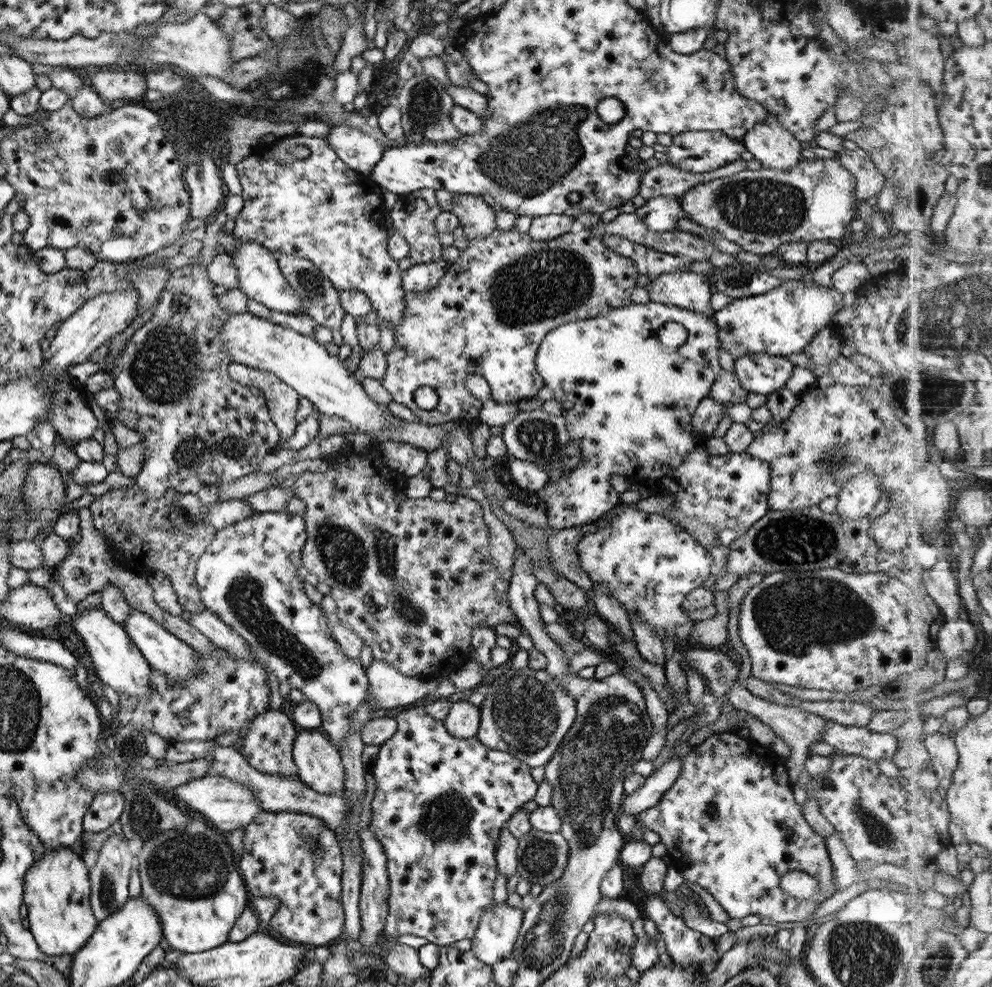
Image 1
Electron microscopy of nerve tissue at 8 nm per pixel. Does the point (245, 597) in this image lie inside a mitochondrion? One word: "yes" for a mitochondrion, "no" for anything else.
yes

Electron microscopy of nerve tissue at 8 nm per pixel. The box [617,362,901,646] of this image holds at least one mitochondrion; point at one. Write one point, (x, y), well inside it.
(796, 539)

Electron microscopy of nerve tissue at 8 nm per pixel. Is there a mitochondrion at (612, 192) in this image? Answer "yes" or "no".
no

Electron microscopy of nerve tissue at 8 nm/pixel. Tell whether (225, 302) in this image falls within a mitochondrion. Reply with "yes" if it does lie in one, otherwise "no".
no

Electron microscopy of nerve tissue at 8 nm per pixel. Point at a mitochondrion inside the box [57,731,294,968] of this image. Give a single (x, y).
(185, 867)

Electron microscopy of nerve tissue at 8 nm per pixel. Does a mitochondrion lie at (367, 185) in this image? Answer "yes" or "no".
no

